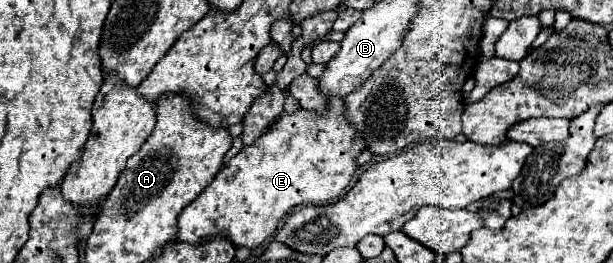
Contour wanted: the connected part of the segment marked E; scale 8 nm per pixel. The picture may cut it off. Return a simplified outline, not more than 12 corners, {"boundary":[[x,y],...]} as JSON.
{"boundary":[[283,113],[179,215],[177,241],[259,247],[339,197],[365,149],[343,117]]}

